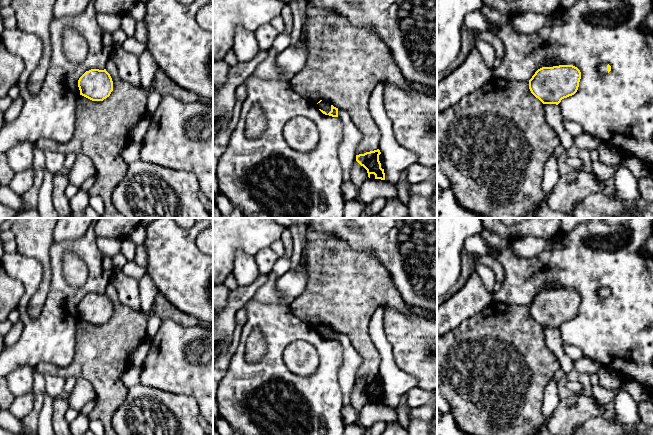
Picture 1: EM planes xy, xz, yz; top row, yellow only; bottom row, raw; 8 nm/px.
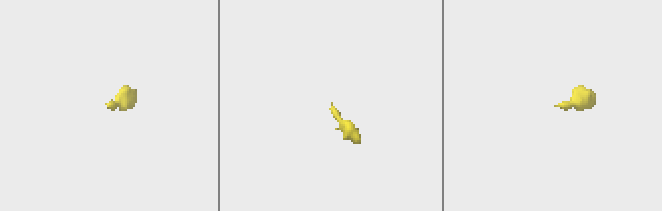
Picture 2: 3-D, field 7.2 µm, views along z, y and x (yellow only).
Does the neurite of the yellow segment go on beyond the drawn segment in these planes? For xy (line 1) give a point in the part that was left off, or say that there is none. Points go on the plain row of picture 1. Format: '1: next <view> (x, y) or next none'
1: next none

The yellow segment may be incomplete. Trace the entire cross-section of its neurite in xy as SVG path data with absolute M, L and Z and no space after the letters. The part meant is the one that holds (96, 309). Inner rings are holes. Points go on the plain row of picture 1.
M91 293L79 302L78 311L80 319L92 325L103 325L113 315L113 305L106 293Z

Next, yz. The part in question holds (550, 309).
M573 289L542 291L529 304L529 313L543 328L558 329L562 323L572 320L577 316L580 303L581 296Z

